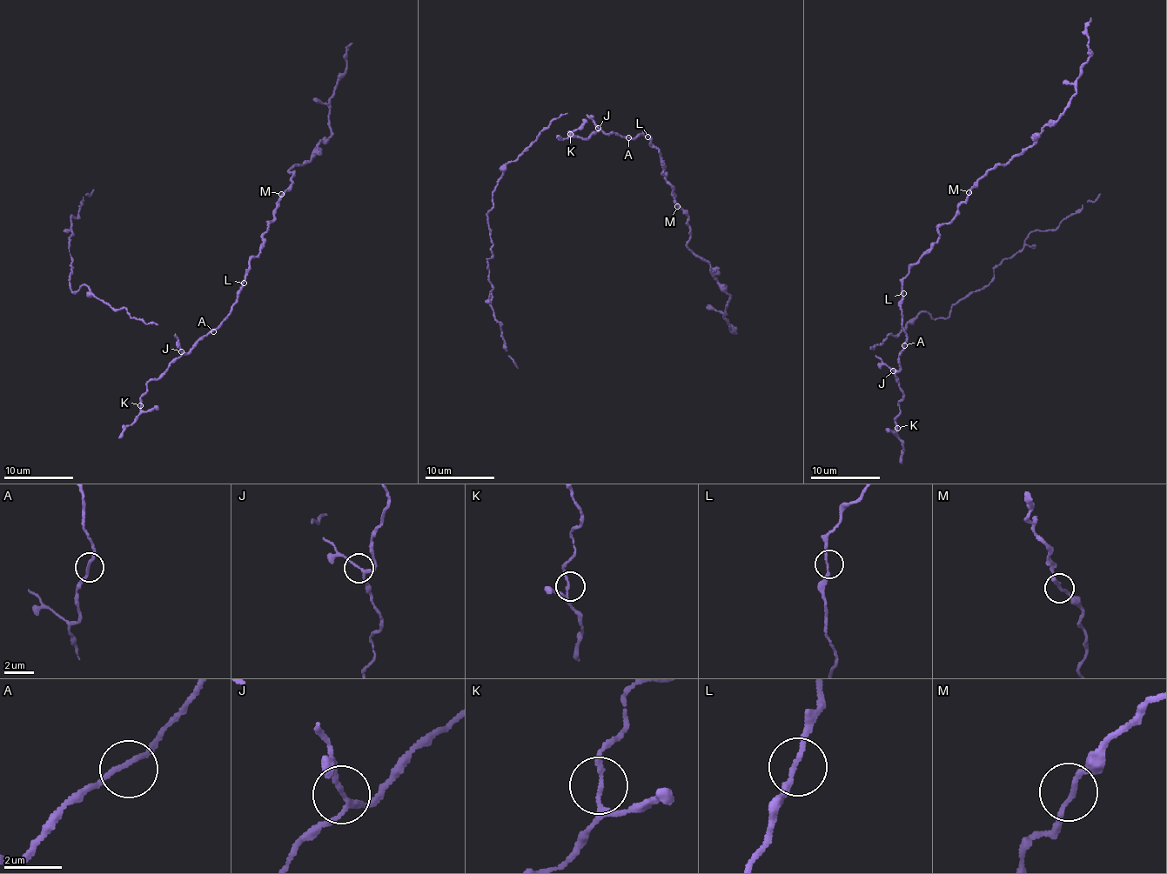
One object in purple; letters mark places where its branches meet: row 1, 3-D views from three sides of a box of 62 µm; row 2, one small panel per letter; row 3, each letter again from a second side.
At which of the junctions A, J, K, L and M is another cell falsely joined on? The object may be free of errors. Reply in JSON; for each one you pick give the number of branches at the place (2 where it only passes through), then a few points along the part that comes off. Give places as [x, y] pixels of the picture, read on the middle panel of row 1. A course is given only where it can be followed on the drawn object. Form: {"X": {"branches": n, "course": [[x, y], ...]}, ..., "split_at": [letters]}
{"split_at": []}

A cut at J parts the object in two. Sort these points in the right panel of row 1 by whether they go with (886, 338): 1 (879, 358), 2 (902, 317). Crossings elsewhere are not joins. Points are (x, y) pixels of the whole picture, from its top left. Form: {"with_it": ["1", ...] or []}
{"with_it": ["1"]}

